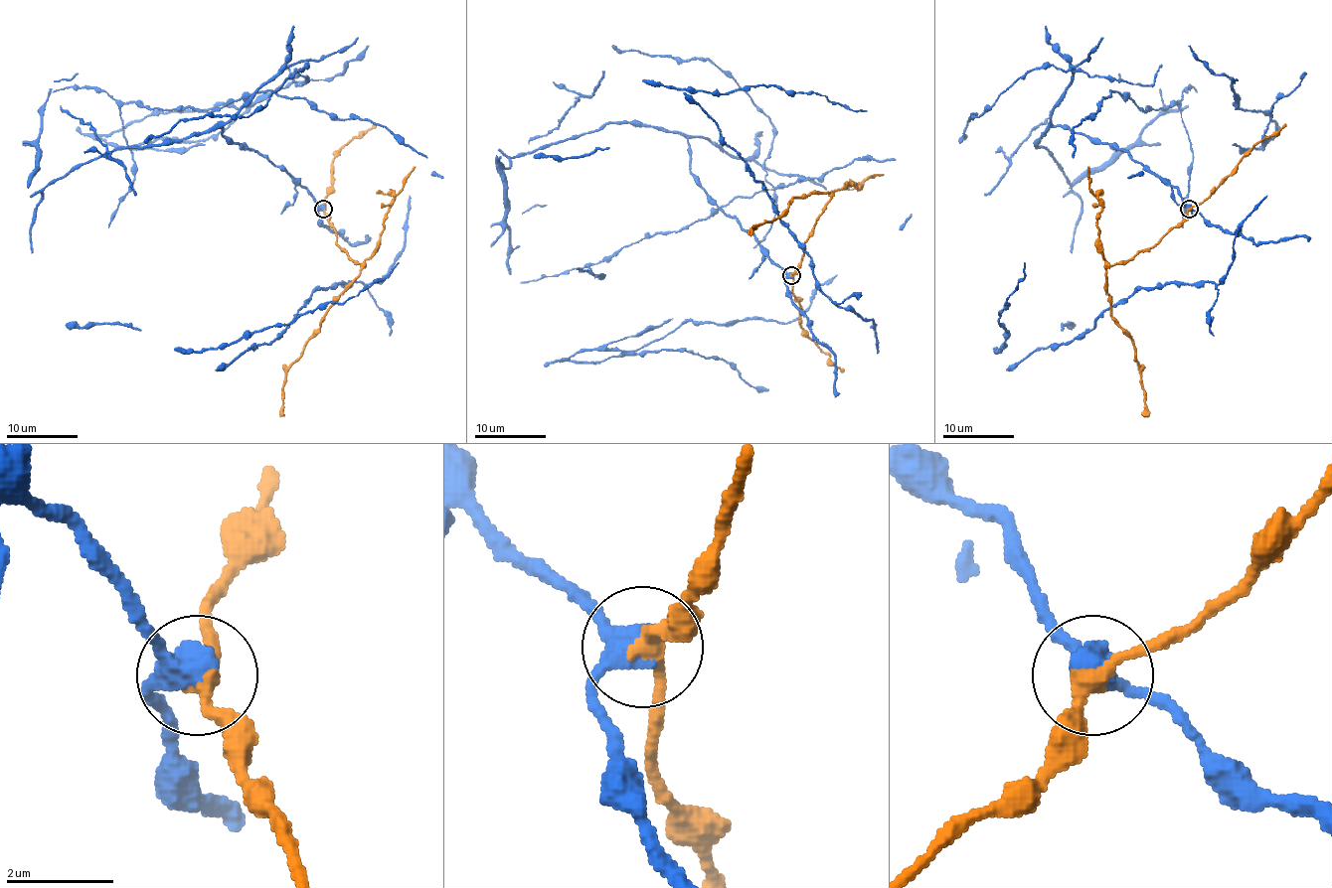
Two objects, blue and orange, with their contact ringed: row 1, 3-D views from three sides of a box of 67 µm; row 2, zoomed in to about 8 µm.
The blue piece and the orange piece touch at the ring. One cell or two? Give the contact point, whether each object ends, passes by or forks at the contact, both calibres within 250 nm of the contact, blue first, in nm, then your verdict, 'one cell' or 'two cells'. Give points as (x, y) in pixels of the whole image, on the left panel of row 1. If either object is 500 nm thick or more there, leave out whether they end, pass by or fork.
place (323, 209); blue passes by; orange passes by; calibres 460 and 280 nm; two cells

